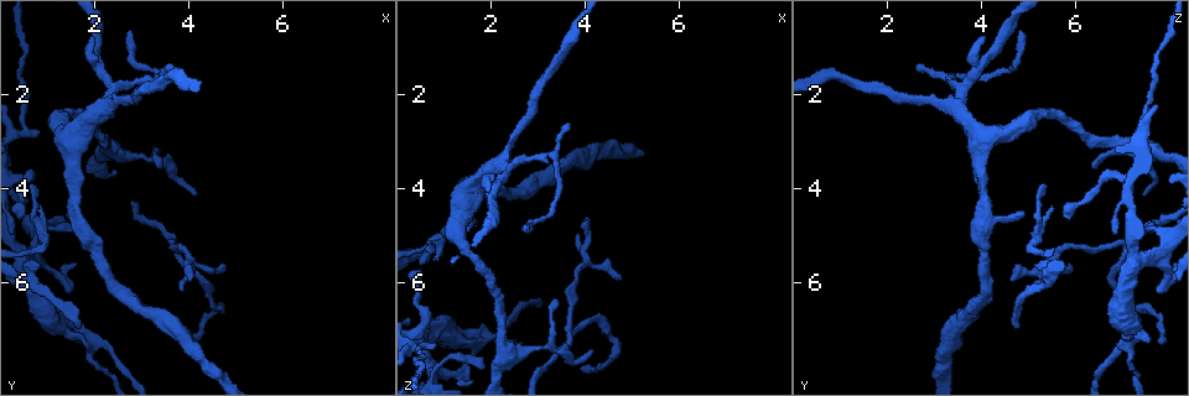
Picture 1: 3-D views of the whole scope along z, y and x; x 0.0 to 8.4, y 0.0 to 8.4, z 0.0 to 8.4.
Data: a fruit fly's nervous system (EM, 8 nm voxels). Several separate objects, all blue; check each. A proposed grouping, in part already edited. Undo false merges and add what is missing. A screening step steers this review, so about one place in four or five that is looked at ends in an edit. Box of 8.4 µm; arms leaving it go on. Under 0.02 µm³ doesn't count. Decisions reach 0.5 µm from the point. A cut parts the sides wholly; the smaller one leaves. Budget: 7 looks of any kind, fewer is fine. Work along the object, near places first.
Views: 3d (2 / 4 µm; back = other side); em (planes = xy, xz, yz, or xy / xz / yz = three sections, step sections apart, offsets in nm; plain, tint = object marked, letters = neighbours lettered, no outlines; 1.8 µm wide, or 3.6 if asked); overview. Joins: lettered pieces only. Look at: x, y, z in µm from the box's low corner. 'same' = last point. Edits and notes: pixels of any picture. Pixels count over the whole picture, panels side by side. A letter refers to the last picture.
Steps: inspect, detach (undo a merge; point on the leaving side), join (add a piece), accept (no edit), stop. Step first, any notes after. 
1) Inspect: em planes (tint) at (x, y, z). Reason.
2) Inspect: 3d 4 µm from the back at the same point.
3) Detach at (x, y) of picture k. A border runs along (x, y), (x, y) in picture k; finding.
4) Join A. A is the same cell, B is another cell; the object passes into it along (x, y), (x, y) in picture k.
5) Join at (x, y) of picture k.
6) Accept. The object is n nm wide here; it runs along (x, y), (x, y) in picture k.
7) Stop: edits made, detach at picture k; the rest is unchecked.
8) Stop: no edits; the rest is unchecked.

Inspect: em xz step 16 (tint) at (0.80, 5.60, 5.20). Branch stops here.

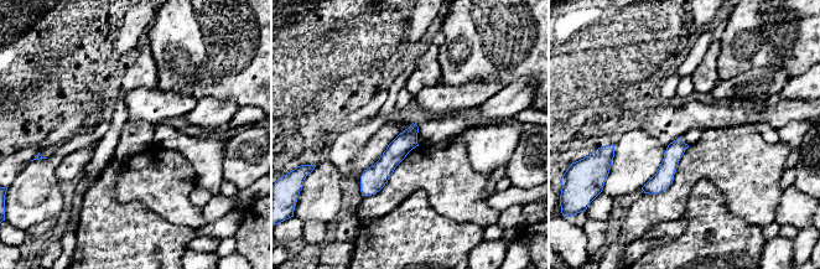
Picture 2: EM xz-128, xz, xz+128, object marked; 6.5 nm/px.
Inspect: em planes (letters) at the same point. Cut it another way.

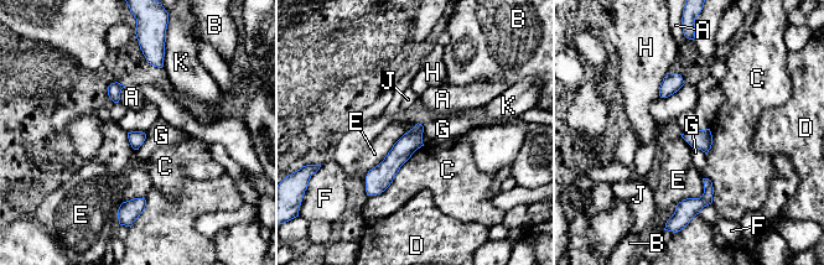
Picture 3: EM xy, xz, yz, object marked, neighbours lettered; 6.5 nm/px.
Accept. A, B, C, D, E, F, G, H, J and K are other cells; it runs along (419, 128), (378, 178), (372, 192) in picture 3; no lettered piece goes on from it.

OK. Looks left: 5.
Inspect: 3d 2 µm at (1.95, 7.25, 7.15). Three-way junction.

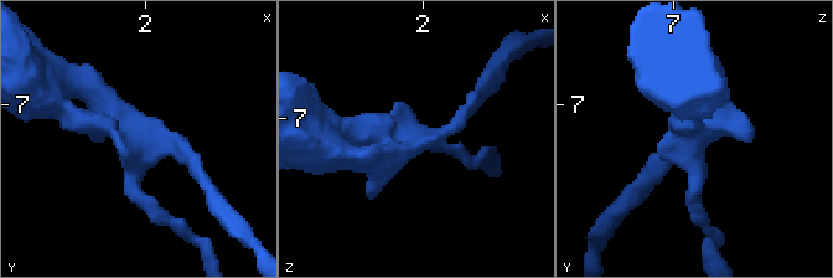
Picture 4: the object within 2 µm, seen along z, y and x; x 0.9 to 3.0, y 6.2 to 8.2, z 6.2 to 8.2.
Inspect: em xz step 4 (tint) at (1.94, 7.28, 7.12). 3 arms meet here; need the tissue.

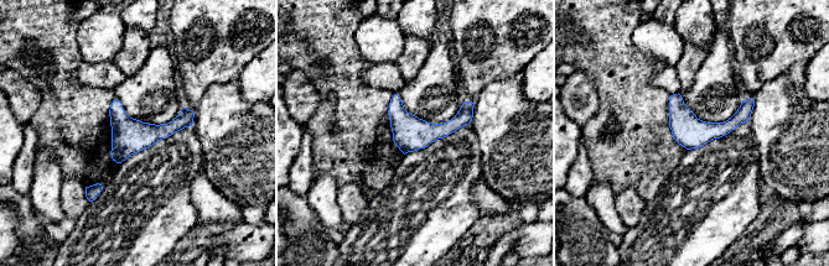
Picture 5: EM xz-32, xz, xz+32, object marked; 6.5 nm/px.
Inspect: em xy step 8 (letters) at the same point. Another direction.

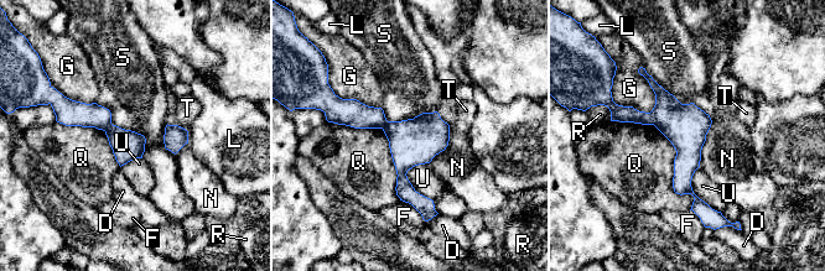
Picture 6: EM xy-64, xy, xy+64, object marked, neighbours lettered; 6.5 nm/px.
Accept. D, F, G, L, N, Q, R, S, T and U are other cells; it runs along (346, 102), (401, 141), (401, 182), (424, 210) in picture 6; continuous, no second cell.

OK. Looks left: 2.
Inspect: em yz step 16 (letters) at (3.85, 6.15, 4.95). Branch stops here.

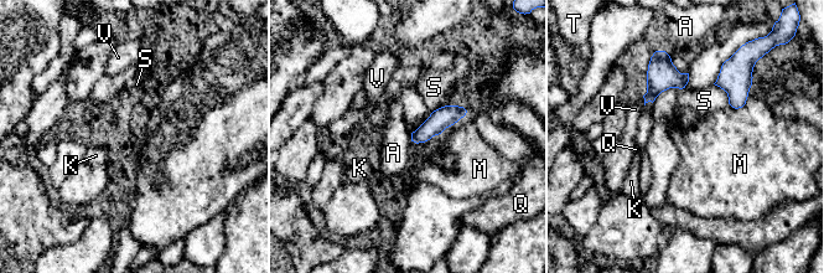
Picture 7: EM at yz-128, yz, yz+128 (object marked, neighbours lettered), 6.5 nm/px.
Accept. The longest contact is with A, 200 nm; A, K, M, Q, S, T and V are other cells; a border runs along (679, 88), (667, 88), (652, 102) in picture 7; no lettered piece goes on from it.

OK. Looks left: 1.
Stop: no edits; the rest is unchecked.

